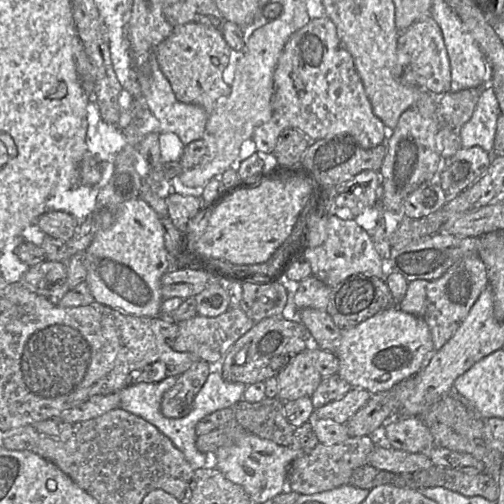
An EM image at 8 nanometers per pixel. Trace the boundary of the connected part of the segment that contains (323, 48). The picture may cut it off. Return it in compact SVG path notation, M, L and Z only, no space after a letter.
M327 16L310 20L307 25L291 35L278 59L273 74L273 87L272 116L268 122L256 127L252 135L259 152L273 153L279 134L287 128L297 129L305 137L317 141L335 135L348 134L363 149L378 146L389 134L389 130L373 113L361 78L355 69L353 58L342 47L336 26Z

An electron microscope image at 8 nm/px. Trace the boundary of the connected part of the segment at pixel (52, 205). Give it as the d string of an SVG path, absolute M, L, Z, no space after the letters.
M77 185L74 188L58 193L46 201L47 211L69 213L78 221L84 221L96 208L100 187Z

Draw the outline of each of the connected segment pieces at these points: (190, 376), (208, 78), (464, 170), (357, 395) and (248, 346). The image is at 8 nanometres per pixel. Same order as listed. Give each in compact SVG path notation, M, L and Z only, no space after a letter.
M198 360L179 375L176 383L163 394L160 406L162 414L168 418L186 416L209 374L210 363Z
M190 22L175 26L171 35L156 47L155 57L177 100L199 105L209 115L231 92L231 87L222 79L230 50L221 31L211 26Z
M479 146L460 148L443 160L437 180L447 196L454 199L477 180L490 166L492 156Z
M352 388L341 398L314 409L314 413L321 419L332 419L337 423L345 424L371 398L372 394L361 388Z
M282 315L264 318L242 335L222 358L221 376L228 382L245 385L262 382L276 376L296 355L308 347L310 332L299 320L287 320Z

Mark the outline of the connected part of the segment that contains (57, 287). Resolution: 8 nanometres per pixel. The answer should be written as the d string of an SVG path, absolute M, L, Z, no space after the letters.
M46 260L31 266L22 282L38 295L56 303L69 290L66 262Z

